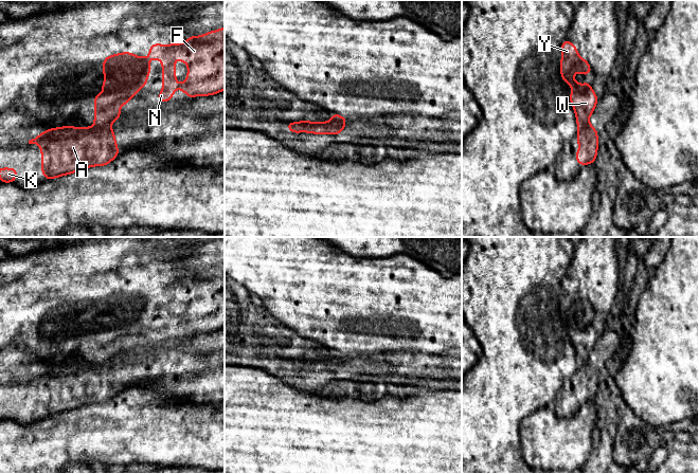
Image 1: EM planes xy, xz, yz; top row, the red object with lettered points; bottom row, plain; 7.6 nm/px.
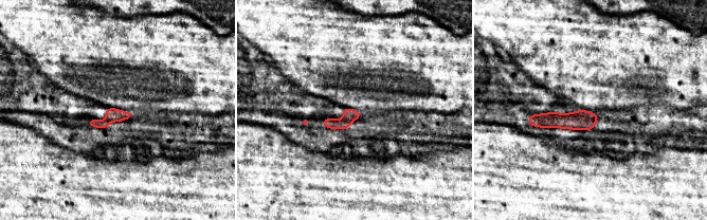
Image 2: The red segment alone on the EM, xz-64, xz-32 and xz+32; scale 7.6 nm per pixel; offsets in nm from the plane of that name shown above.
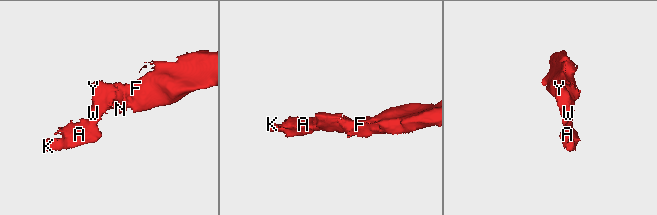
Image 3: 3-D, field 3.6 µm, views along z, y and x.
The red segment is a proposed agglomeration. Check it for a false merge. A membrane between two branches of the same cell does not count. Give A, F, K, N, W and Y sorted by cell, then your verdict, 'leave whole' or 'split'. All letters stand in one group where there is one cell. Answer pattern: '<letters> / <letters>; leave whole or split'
A K / F N W Y; split

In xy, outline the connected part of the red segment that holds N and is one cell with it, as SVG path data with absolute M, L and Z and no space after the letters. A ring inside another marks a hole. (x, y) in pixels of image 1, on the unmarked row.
M225 263L218 268L210 268L203 273L190 273L184 280L161 282L159 279L149 282L147 294L136 293L124 289L106 293L102 302L105 320L101 322L104 331L94 331L94 364L109 364L121 356L120 346L123 341L129 341L130 335L141 324L147 323L147 312L151 310L147 296L162 297L162 328L158 331L158 340L169 339L175 333L176 326L182 326L192 335L199 332L210 333L225 327ZM175 289L179 289L179 299L187 298L187 316L176 322Z

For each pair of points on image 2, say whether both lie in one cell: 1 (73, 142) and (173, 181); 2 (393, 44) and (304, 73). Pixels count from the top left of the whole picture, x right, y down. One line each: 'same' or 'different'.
1: different
2: same

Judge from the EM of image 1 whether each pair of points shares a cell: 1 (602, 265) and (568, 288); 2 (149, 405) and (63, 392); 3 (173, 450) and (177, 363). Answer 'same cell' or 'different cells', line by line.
1: same cell
2: different cells
3: different cells

